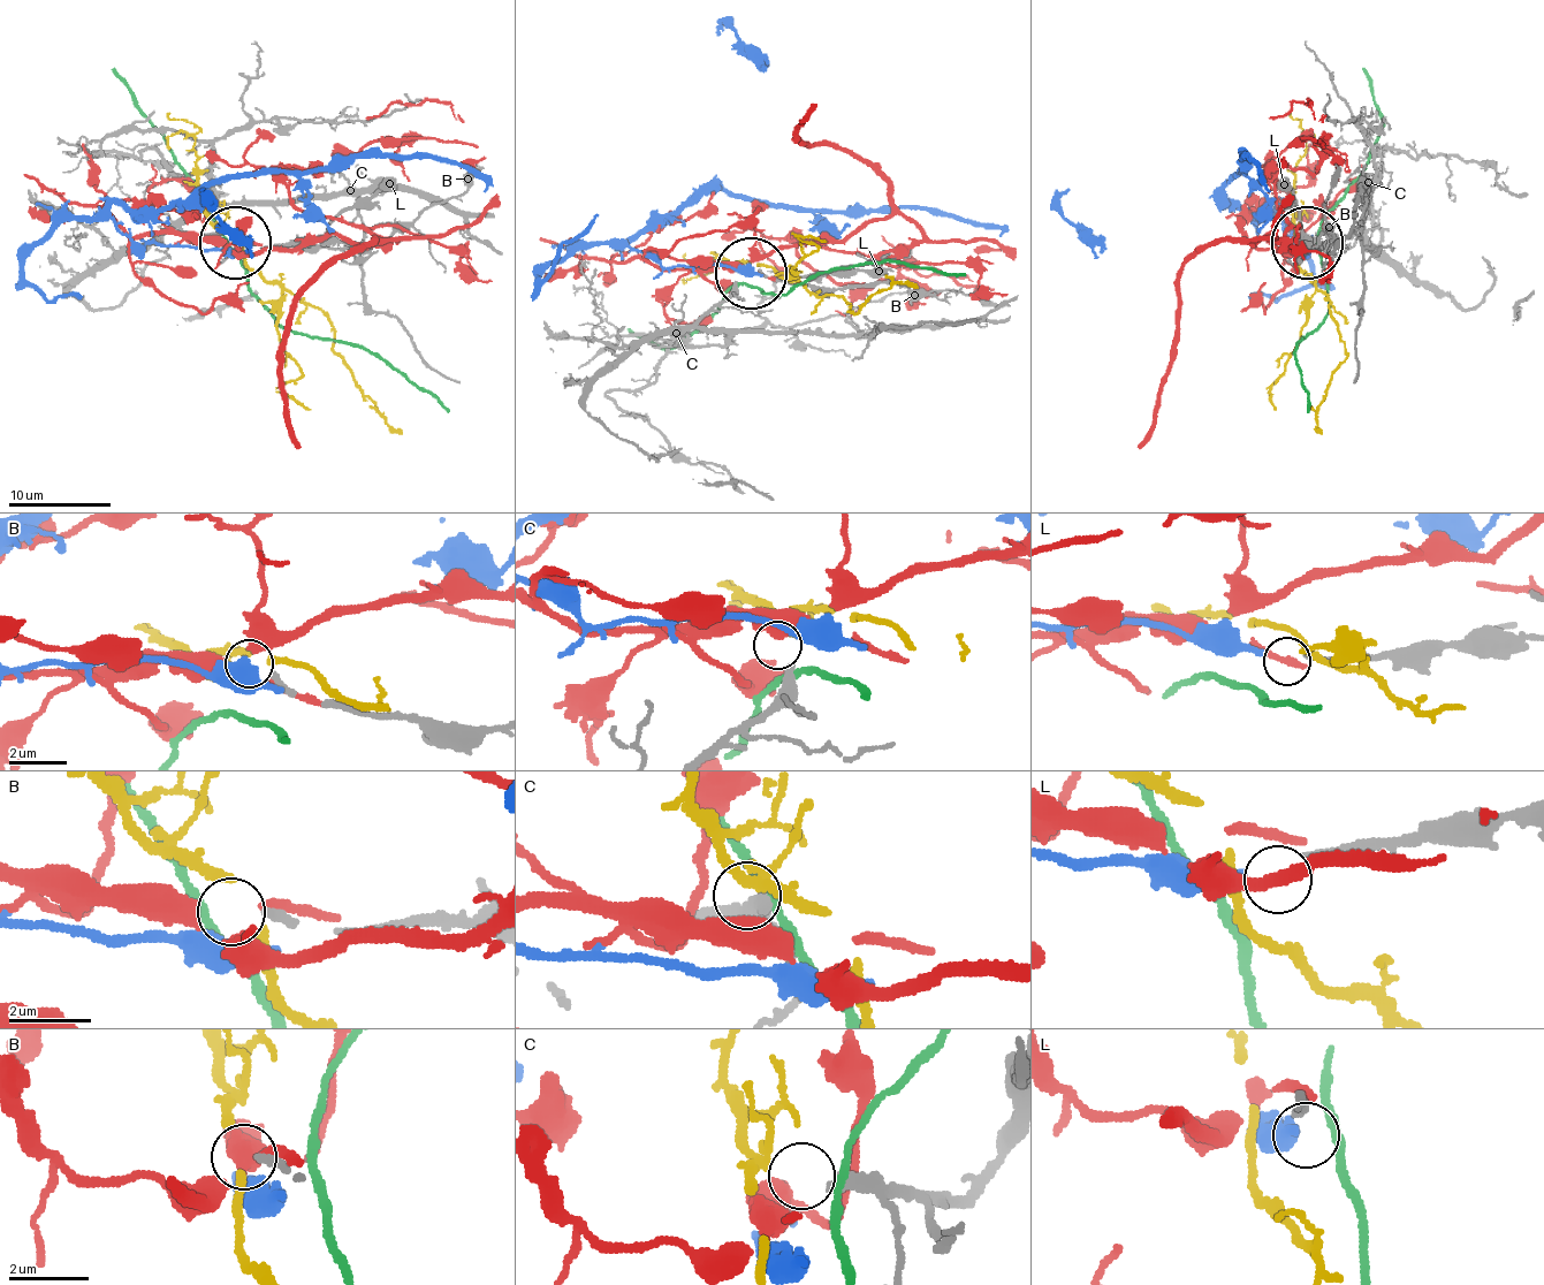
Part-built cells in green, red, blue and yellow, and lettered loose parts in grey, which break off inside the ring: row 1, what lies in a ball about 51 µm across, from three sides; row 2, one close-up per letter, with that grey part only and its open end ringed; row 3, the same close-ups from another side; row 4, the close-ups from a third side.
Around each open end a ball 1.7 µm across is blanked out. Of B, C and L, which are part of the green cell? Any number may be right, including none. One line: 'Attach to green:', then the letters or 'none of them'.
Attach to green: none of them

